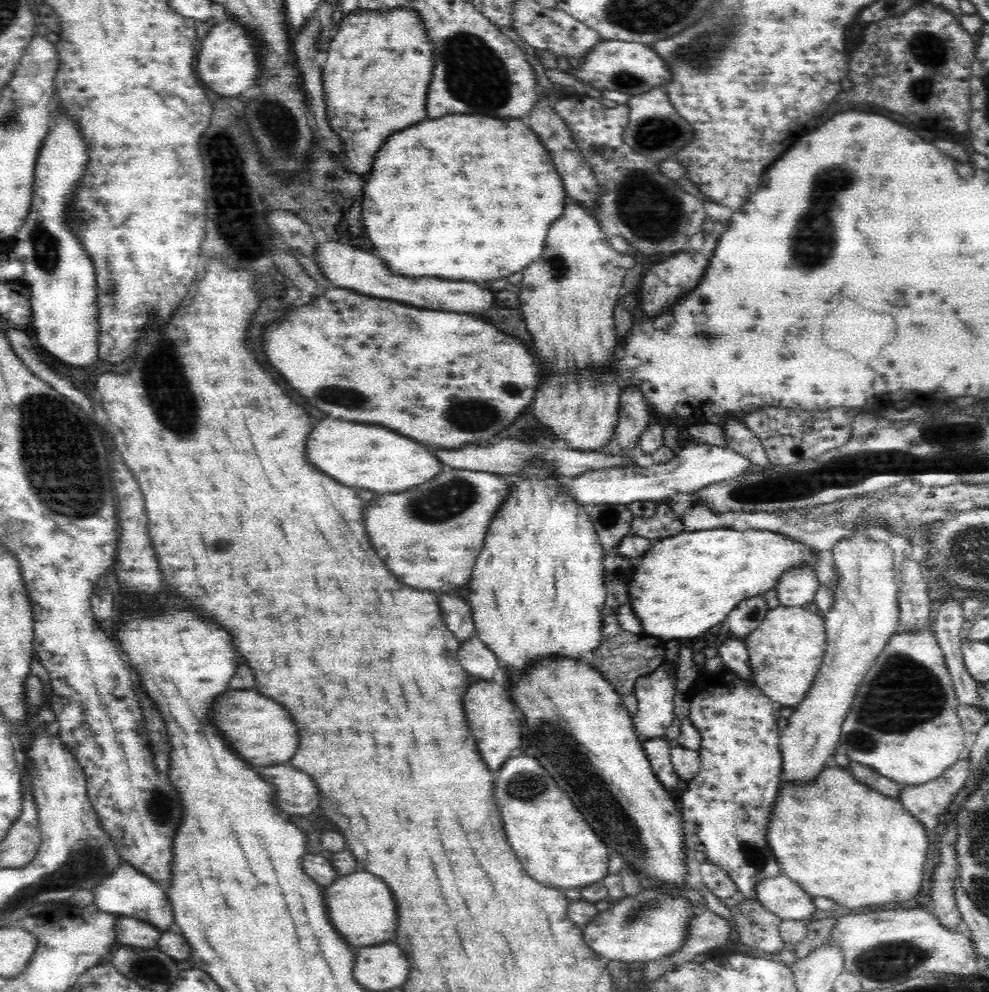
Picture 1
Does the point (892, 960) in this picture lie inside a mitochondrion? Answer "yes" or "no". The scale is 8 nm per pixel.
yes

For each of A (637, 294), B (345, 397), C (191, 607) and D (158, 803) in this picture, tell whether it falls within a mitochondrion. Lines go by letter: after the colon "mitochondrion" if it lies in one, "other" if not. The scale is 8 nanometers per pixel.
A: other
B: mitochondrion
C: other
D: mitochondrion

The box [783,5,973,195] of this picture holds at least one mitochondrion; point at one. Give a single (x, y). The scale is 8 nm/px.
(933, 53)

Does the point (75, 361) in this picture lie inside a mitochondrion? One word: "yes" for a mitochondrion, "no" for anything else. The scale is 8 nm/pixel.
no

